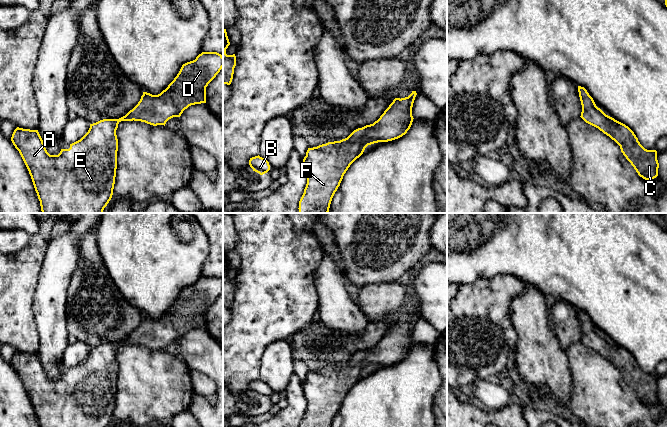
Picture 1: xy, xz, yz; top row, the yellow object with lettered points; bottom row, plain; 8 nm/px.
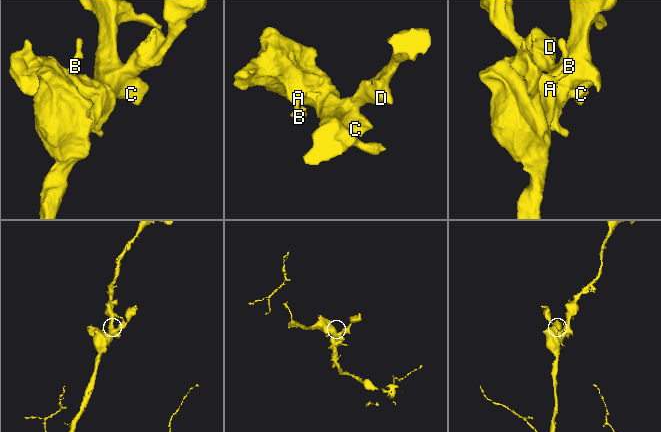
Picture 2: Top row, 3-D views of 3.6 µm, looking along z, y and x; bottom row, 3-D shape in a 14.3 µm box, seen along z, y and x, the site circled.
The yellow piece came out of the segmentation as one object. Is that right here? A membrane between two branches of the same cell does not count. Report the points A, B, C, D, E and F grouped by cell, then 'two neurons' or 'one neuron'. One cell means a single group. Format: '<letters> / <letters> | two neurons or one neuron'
A B C D E F | one neuron

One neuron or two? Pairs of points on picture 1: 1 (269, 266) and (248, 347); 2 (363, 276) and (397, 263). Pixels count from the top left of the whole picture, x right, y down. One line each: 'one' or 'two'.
1: one
2: one

